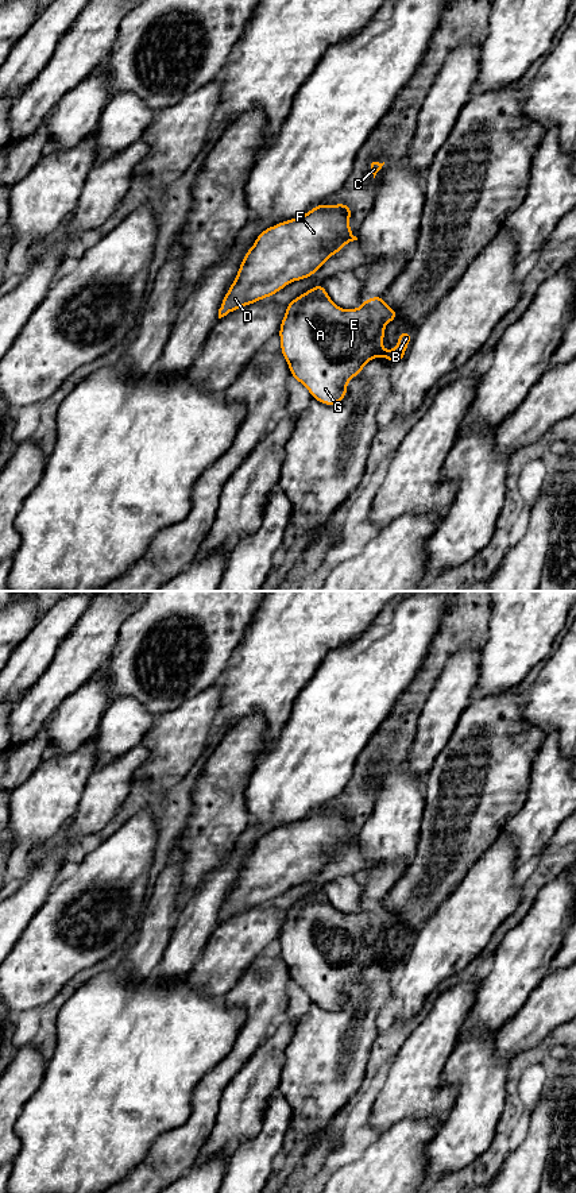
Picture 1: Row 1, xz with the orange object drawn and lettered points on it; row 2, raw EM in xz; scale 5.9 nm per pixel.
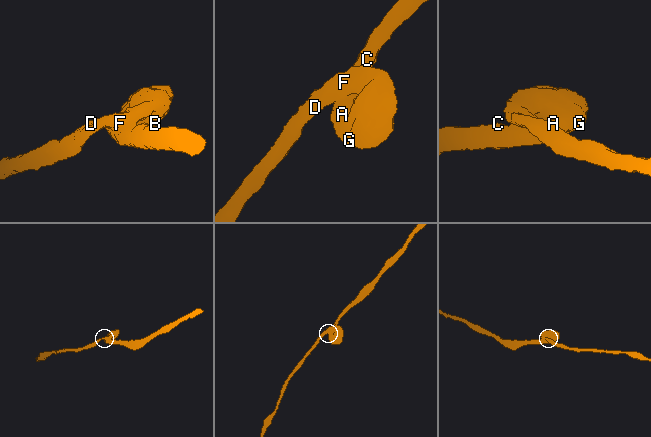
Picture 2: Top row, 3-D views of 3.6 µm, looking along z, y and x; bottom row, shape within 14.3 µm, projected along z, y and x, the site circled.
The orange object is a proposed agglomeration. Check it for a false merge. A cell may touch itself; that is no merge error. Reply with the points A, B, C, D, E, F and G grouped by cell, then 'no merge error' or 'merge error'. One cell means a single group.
groups A B C D E F G; no merge error

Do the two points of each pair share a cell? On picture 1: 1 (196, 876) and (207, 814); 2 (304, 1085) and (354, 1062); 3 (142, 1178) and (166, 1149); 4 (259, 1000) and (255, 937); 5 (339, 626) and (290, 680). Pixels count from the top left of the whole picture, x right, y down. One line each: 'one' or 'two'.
1: one
2: one
3: one
4: two
5: one

